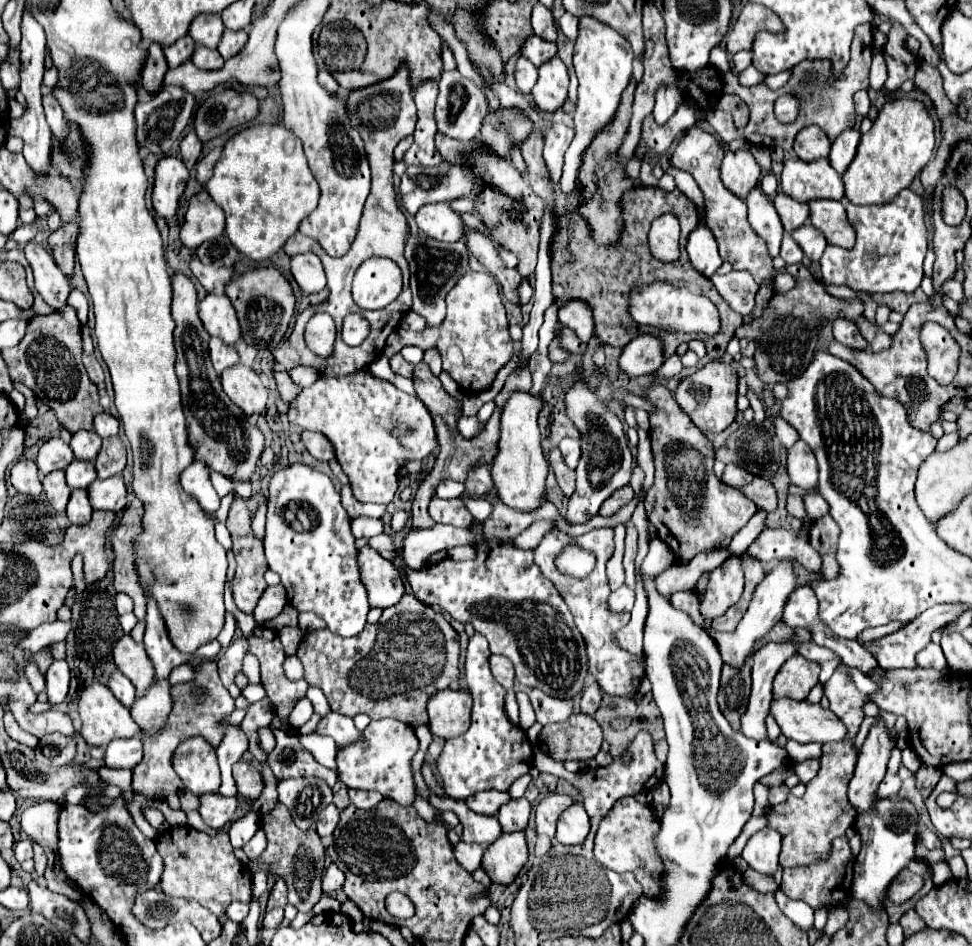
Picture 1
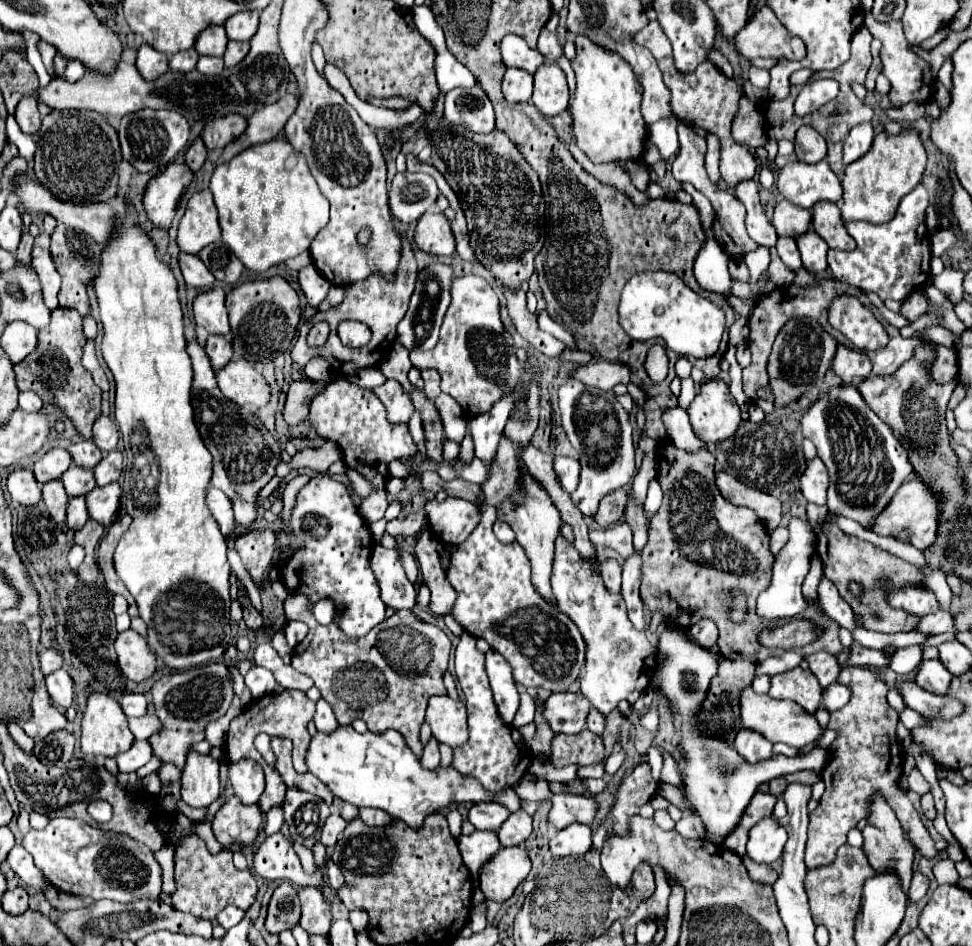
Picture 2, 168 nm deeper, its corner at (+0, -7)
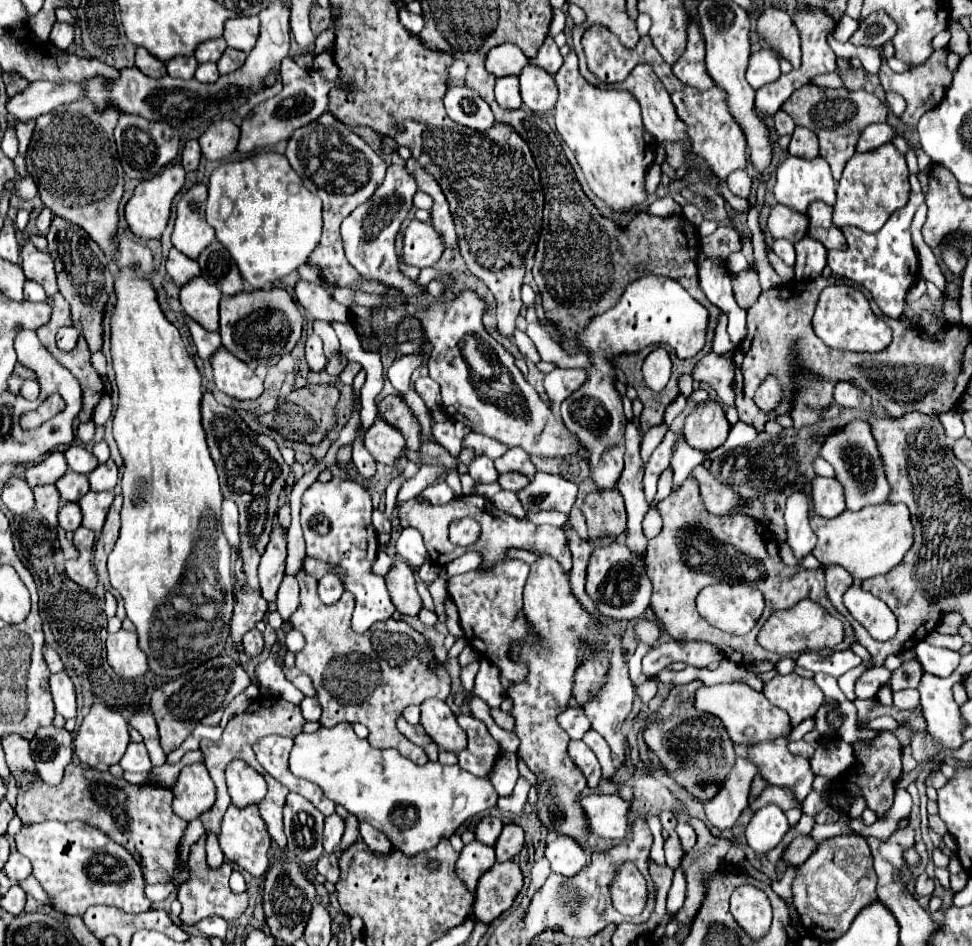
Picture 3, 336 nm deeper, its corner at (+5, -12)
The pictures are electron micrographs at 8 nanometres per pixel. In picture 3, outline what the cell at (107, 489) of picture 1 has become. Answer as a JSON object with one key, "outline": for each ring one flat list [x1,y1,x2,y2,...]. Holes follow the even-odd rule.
{"outline":[[89,491,87,495,83,495,79,499,79,507,81,507,81,513,83,513,81,525,99,533,105,525,105,517,107,517,111,503,113,503,113,491,105,491,105,493]]}

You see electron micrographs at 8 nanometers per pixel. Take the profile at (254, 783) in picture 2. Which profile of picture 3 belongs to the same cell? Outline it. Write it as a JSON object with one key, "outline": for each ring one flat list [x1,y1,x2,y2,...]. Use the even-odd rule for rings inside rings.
{"outline":[[231,761,227,765,225,775,227,775,227,789,231,795,231,803,237,807,259,803,267,793,263,775,259,775,245,761]]}

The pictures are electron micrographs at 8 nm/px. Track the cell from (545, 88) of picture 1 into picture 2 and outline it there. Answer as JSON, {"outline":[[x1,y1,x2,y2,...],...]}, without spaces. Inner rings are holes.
{"outline":[[544,62,536,70,532,102,548,118,558,116,568,108,566,76,556,62]]}

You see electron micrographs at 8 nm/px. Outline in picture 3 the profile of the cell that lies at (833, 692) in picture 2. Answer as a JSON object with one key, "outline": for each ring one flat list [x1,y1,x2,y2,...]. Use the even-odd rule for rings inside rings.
{"outline":[[875,667,875,669,867,669,861,673,861,677,855,681,855,693,857,699,871,699,875,697,877,689,887,683,891,677,891,671,883,669,883,667]]}

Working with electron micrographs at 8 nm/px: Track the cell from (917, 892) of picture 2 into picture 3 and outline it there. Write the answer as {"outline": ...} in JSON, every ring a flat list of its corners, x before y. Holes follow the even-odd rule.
{"outline":[[921,873,917,877,917,883,915,883,915,895,917,897,933,895,933,889,935,889,935,879,931,879,927,873]]}

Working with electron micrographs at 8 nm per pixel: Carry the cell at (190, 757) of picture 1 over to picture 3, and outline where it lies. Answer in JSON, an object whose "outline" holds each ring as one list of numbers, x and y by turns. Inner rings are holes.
{"outline":[[203,763,185,767,173,787,173,811,185,821,199,819,215,803,215,783]]}

